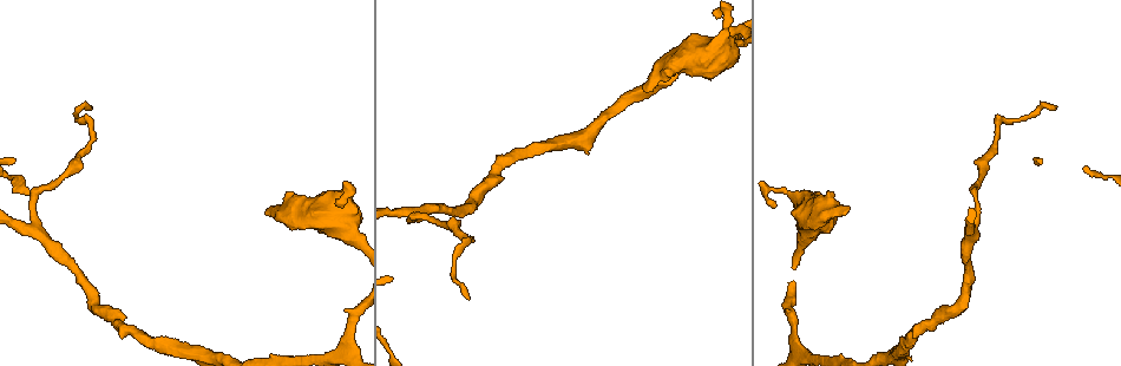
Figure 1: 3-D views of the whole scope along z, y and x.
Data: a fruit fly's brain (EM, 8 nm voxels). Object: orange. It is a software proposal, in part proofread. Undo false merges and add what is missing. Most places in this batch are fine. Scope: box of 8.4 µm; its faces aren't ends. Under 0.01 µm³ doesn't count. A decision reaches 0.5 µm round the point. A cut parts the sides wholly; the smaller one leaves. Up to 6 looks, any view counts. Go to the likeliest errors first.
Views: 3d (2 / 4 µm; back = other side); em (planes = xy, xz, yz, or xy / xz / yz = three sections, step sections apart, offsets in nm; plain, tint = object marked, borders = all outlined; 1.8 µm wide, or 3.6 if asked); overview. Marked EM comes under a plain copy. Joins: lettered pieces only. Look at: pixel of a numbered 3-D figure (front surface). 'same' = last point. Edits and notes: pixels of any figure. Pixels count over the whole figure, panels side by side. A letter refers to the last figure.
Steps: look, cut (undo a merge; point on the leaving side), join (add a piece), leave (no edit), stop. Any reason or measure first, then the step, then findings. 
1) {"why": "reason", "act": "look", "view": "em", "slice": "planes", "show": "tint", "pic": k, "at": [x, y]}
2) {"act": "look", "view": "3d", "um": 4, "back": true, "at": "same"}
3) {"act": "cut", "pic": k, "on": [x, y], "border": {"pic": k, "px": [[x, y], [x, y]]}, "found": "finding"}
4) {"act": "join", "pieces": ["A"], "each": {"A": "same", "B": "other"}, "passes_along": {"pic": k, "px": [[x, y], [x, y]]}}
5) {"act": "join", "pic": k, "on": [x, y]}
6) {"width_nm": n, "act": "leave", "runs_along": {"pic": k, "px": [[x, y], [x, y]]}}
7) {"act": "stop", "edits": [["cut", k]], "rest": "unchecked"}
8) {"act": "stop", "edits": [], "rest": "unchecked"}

{"why": "free end", "act": "look", "view": "3d", "um": 2, "pic": 1, "at": [265, 209]}

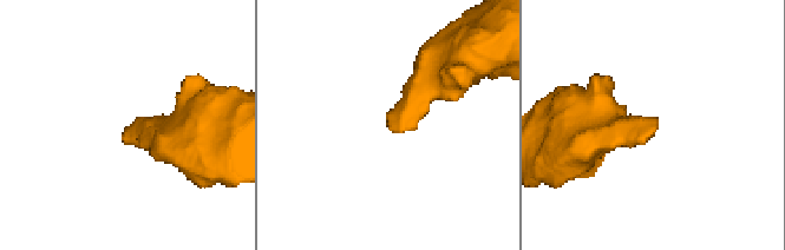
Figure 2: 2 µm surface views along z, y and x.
{"act": "look", "view": "em", "slice": "planes", "show": "borders", "pic": 2, "at": [656, 129]}

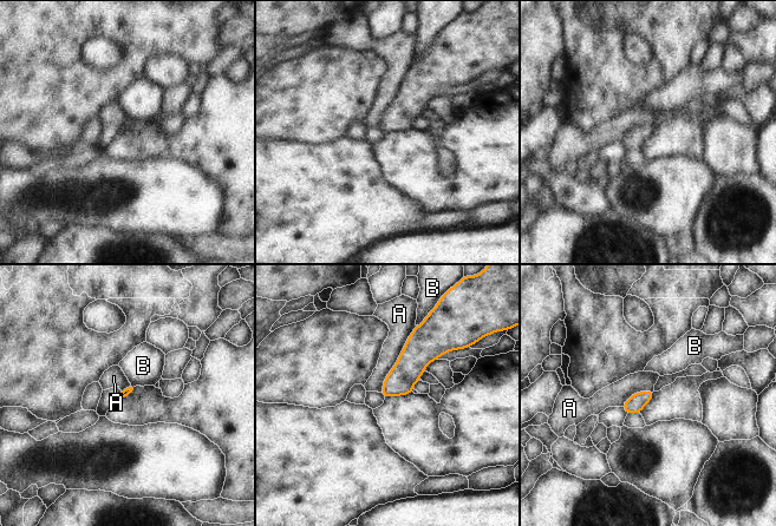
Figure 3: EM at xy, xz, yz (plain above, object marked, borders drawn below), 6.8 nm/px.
{"act": "leave", "each": {"A": "other", "B": "other"}, "border": {"pic": 3, "px": [[416, 326], [379, 392]]}, "found": "none of them fits"}

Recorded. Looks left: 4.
{"why": "three arms meet", "act": "look", "view": "em", "slice": "yz", "step": 16, "show": "tint", "pic": 1, "at": [410, 213]}

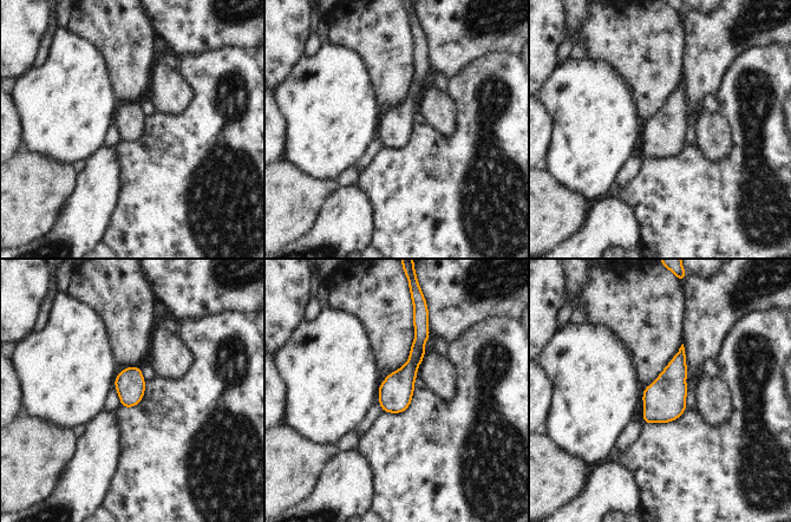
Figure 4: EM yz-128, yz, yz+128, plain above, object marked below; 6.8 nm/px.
{"act": "look", "view": "em", "slice": "planes", "show": "borders", "at": "same"}

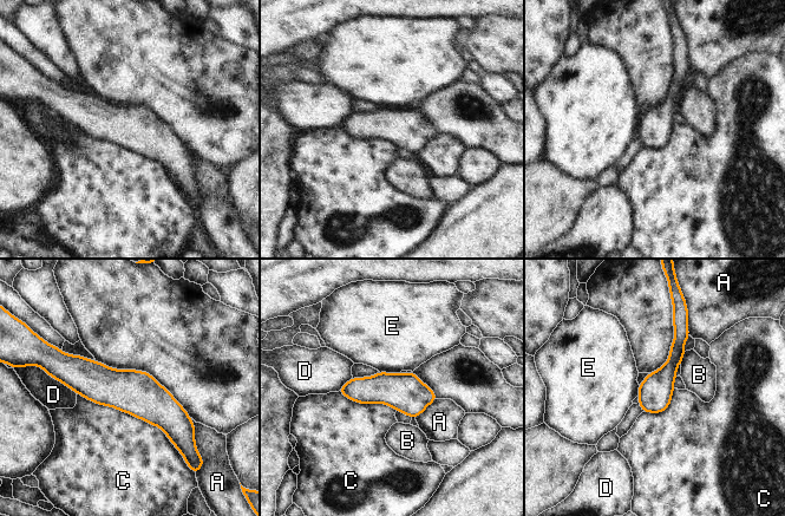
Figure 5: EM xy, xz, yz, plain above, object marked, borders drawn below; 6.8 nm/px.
{"act": "leave", "each": {"A": "other", "B": "other", "C": "other", "D": "other", "E": "other"}, "found": "one cell here"}

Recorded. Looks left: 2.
{"why": "end of a long branch", "act": "look", "view": "em", "slice": "planes", "show": "borders", "pic": 1, "at": [1056, 109]}

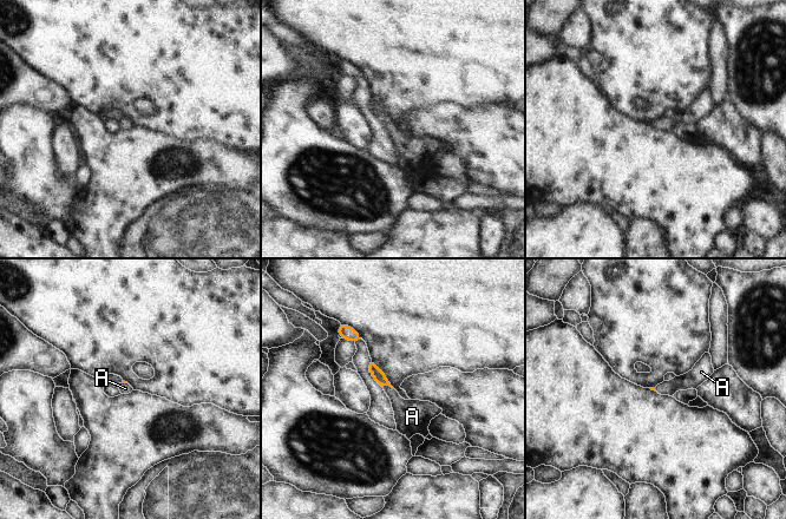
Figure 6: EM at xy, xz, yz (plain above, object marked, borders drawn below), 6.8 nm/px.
{"longest_contact_nm": ["A", 80], "act": "join", "pieces": ["A"], "each": {"A": "same"}, "passes_along": {"pic": 6, "px": [[377, 373], [388, 385], [408, 414]]}, "found": "the cell continues"}

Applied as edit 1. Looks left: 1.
{"act": "stop", "edits": [["join", 6]], "rest": "unchecked"}

